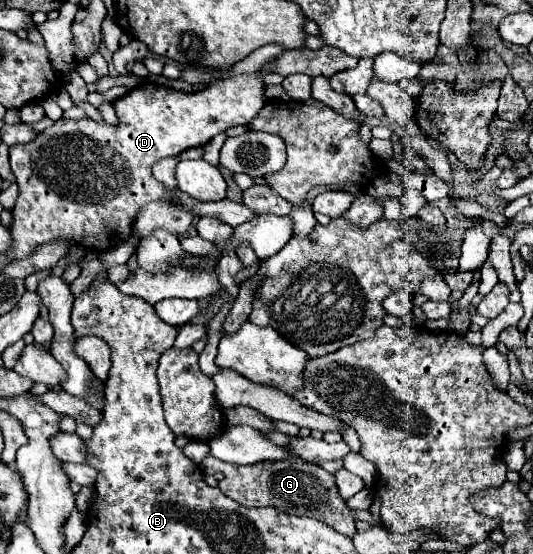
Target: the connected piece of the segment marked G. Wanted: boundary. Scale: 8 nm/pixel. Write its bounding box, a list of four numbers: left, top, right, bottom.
[199,457,355,537]

